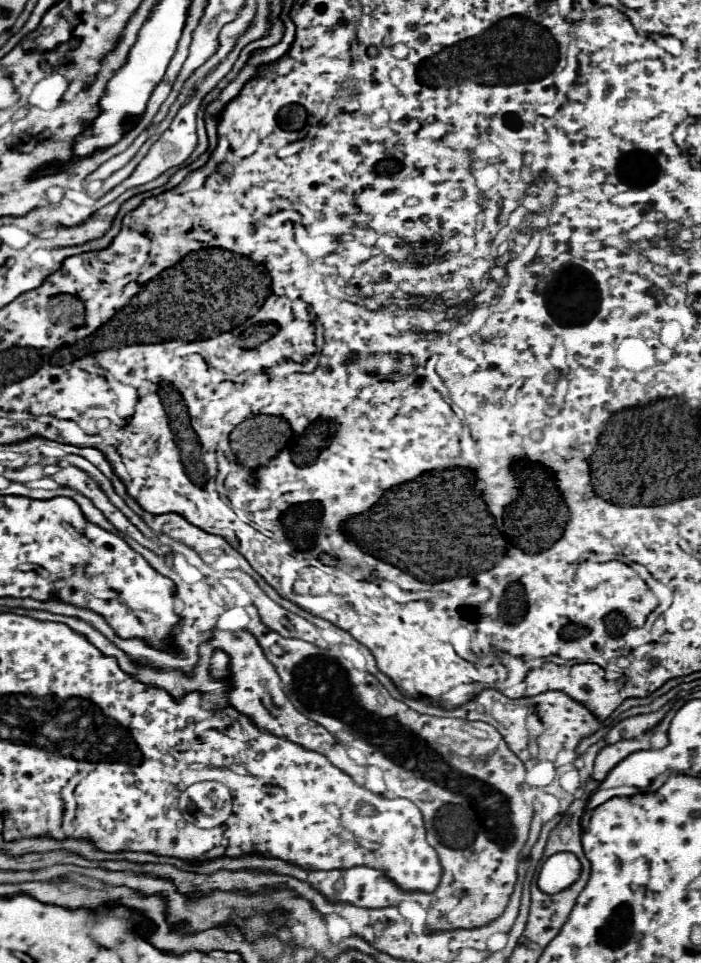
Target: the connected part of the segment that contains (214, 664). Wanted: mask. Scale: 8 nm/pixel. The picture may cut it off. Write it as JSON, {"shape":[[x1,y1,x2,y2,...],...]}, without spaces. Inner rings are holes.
{"shape":[[217,651,215,657,213,657,213,661,211,661,211,675,213,675,213,677,221,677,221,675,225,675,227,661,229,661,229,657,227,657,225,653]]}

